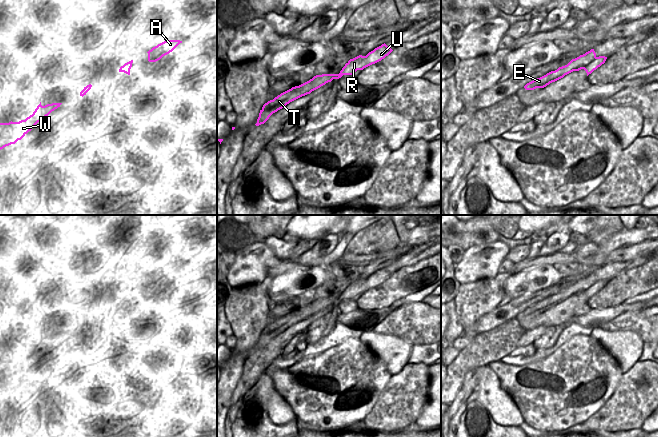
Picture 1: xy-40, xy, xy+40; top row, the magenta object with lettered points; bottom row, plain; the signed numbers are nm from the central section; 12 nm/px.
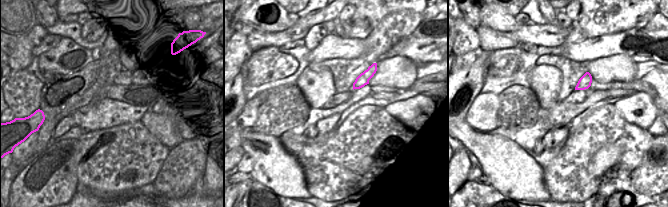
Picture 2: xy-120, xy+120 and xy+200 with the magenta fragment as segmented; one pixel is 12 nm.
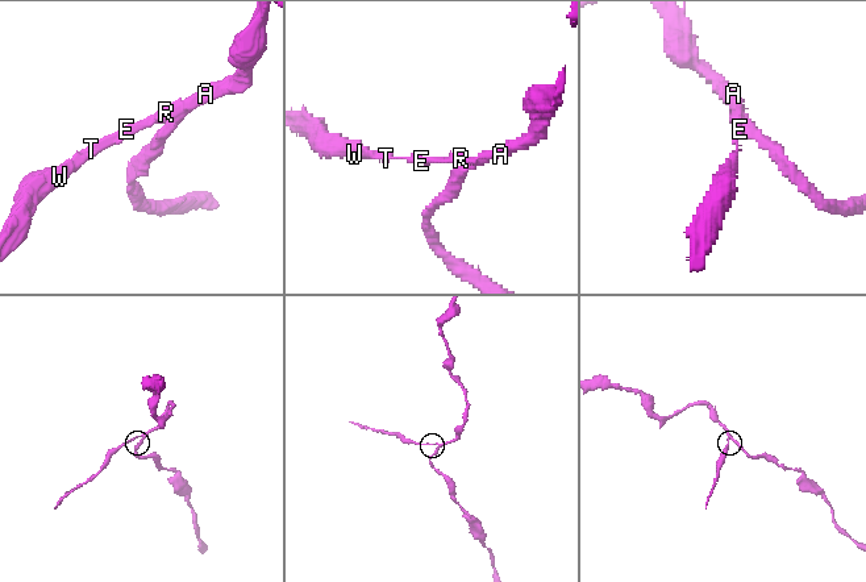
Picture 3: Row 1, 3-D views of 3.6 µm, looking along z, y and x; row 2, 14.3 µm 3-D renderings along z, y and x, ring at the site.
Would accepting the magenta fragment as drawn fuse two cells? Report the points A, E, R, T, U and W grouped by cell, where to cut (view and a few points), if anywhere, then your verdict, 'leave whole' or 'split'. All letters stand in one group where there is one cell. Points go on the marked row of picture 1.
groups A U / E R T W; cut xy+40 (586, 53), (589, 63), (583, 68); split

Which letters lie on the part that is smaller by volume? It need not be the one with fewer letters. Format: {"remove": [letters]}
{"remove": ["E", "R", "T", "W"]}

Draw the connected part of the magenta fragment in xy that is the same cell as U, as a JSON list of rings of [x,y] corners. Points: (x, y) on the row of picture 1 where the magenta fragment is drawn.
[[[385,43],[375,48],[373,51],[366,55],[366,67],[375,64],[386,56],[388,56],[393,50],[389,48]]]

